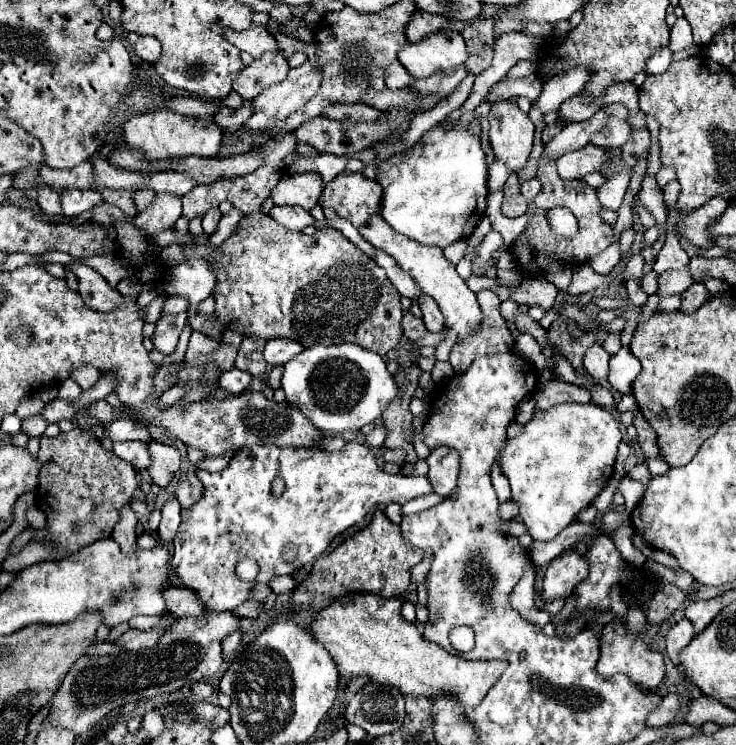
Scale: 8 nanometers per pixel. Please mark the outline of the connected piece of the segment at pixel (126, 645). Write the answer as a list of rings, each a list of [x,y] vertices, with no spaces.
[[[129,630],[129,632],[125,632],[115,644],[121,648],[121,650],[125,650],[125,652],[129,652],[129,650],[133,650],[133,652],[137,652],[137,650],[141,650],[141,648],[151,648],[153,644],[157,644],[157,640],[161,638],[161,634],[163,634],[163,630],[149,630],[149,632],[139,632],[139,630]]]

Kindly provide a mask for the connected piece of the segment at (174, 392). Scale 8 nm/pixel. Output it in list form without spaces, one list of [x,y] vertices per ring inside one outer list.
[[[169,388],[167,392],[163,392],[163,396],[159,398],[159,408],[171,408],[173,404],[177,404],[177,400],[181,398],[181,388]]]

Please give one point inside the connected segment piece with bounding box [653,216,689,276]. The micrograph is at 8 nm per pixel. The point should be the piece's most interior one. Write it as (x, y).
(671, 255)

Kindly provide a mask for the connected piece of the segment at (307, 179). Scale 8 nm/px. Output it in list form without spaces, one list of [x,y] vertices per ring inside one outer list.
[[[315,172],[281,176],[279,184],[271,190],[271,198],[275,206],[301,206],[311,210],[317,206],[321,196],[321,176]]]

